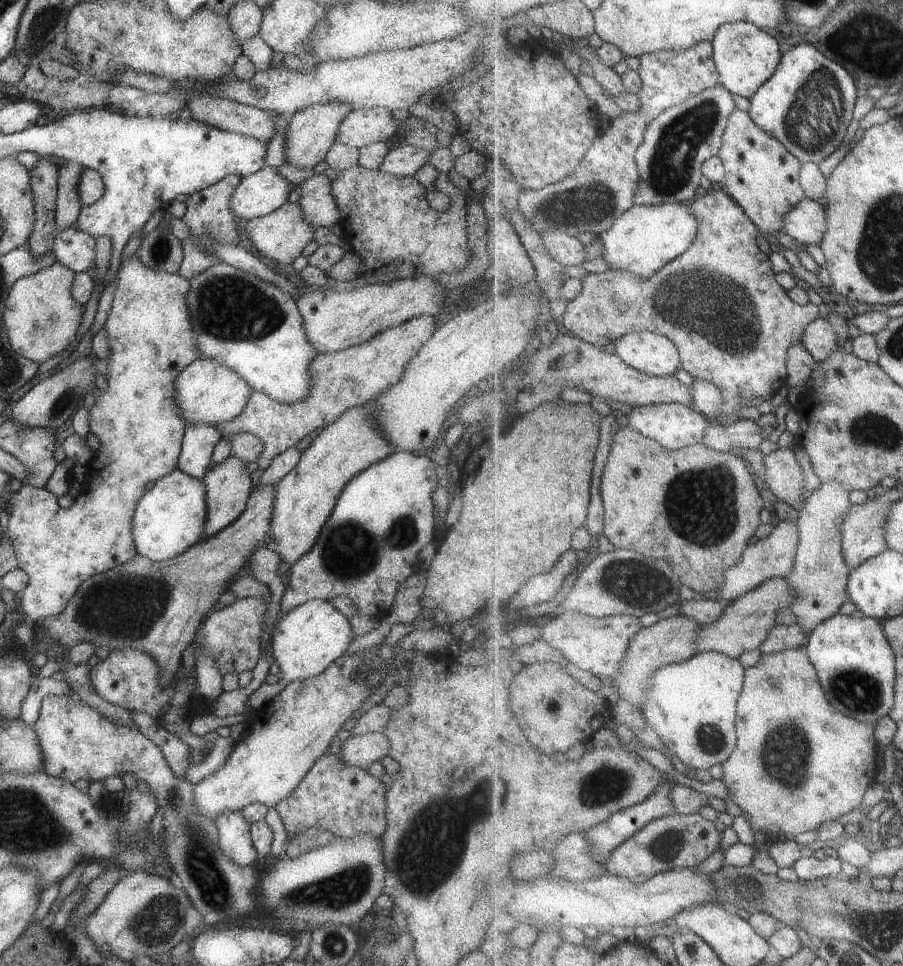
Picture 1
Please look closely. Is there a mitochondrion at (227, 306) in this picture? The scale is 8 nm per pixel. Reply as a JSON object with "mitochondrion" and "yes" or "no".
{"mitochondrion":"yes"}

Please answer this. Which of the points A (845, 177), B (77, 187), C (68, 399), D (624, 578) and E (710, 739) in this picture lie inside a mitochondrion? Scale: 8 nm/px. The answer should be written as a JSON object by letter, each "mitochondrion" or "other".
{"A":"other","B":"other","C":"mitochondrion","D":"mitochondrion","E":"mitochondrion"}

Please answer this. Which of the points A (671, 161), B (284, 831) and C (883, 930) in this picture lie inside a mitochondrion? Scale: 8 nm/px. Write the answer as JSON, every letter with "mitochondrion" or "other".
{"A":"mitochondrion","B":"other","C":"mitochondrion"}

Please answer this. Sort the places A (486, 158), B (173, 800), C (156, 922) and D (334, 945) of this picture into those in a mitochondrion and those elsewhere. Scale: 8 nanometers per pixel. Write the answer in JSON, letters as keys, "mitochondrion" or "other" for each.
{"A":"other","B":"mitochondrion","C":"mitochondrion","D":"mitochondrion"}

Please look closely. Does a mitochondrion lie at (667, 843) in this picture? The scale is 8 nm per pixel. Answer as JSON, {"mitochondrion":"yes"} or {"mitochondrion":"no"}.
{"mitochondrion":"yes"}

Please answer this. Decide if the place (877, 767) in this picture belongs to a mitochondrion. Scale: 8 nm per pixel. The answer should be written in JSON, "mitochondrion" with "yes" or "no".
{"mitochondrion":"no"}

